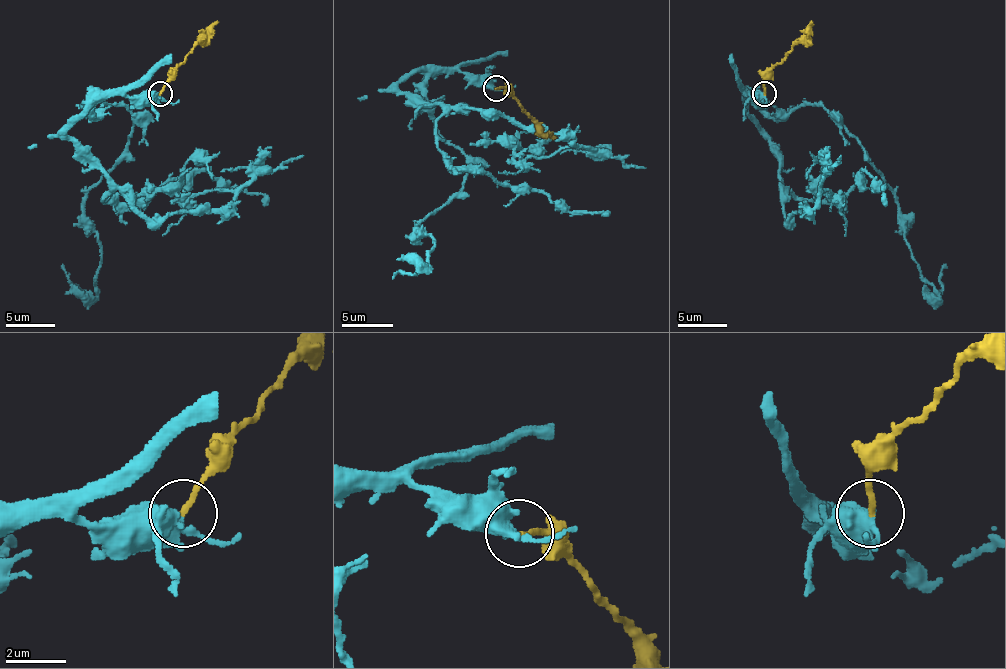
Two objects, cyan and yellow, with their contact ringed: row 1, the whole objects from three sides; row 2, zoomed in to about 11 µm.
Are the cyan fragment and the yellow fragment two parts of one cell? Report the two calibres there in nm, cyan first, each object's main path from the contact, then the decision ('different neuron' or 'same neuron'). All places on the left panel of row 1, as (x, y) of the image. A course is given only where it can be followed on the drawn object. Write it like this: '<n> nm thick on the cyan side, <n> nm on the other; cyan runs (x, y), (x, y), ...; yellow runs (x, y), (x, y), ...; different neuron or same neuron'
440 nm thick on the cyan side, 190 nm on the other; cyan runs (161, 94), (104, 94), (67, 134), (148, 218), (225, 213), (230, 190), (178, 190), (190, 158), (212, 178); yellow runs (161, 94), (168, 77), (217, 20); same neuron

